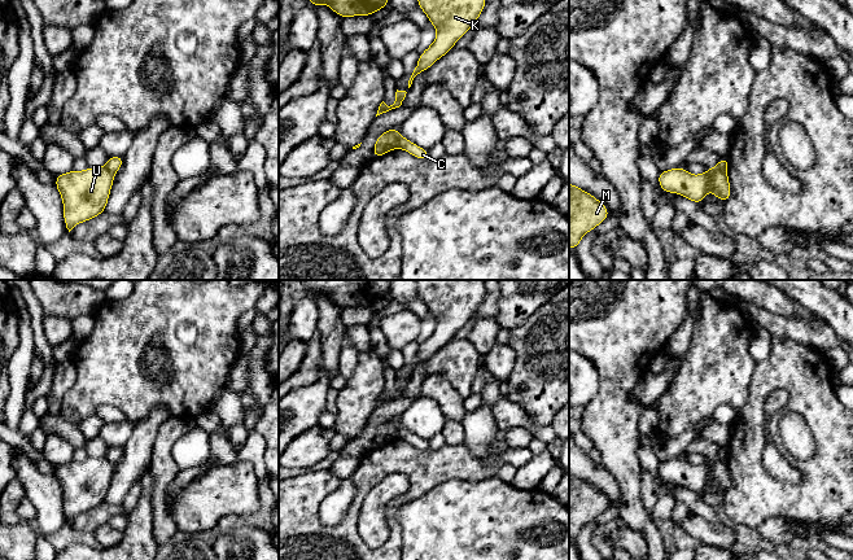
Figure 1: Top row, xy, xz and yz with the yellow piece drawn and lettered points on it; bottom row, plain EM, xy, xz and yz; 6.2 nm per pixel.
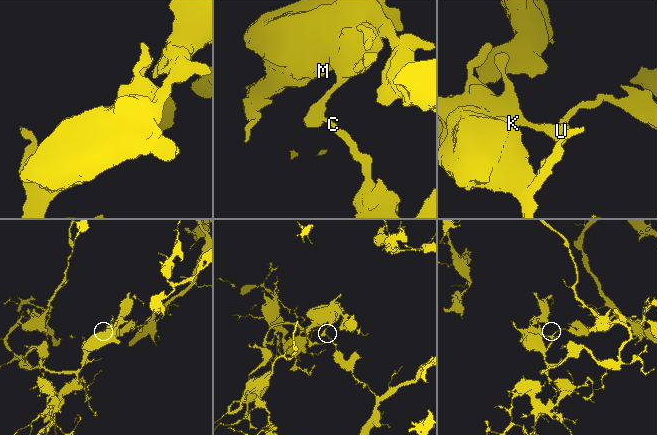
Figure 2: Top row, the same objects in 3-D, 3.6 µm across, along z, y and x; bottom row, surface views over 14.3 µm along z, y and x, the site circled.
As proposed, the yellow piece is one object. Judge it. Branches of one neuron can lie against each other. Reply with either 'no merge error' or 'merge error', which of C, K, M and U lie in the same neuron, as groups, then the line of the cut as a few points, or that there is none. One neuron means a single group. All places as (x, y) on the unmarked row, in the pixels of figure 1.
merge error; groups C / K M U; cut xz (401, 427), (396, 437)

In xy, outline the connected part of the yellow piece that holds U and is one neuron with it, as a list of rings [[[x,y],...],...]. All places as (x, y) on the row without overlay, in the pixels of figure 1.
[[[106,458],[71,460],[56,467],[64,494],[64,512],[69,522],[79,513],[91,511],[105,502],[114,464]]]

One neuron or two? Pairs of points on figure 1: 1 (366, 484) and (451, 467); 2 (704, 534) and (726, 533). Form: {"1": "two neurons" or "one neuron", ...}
{"1": "one neuron", "2": "one neuron"}

